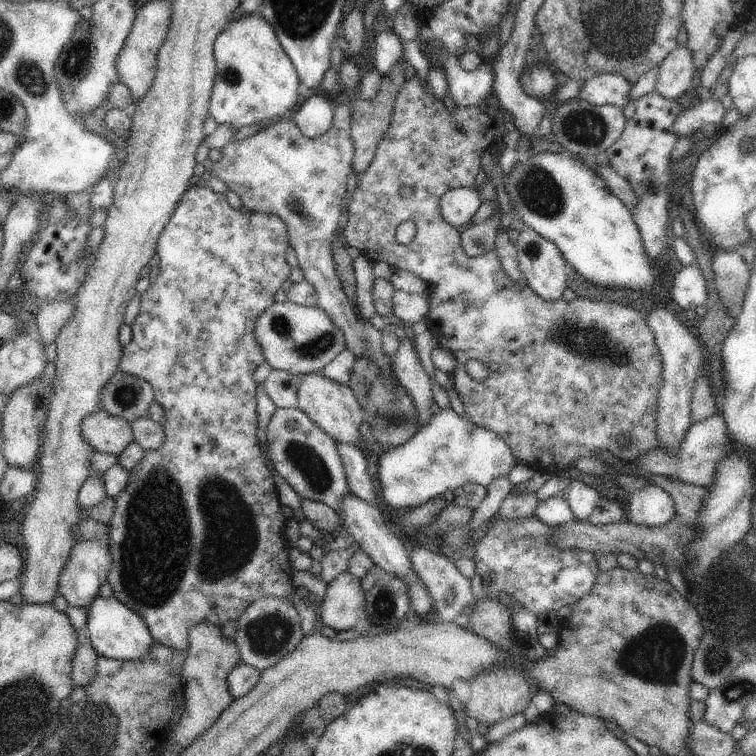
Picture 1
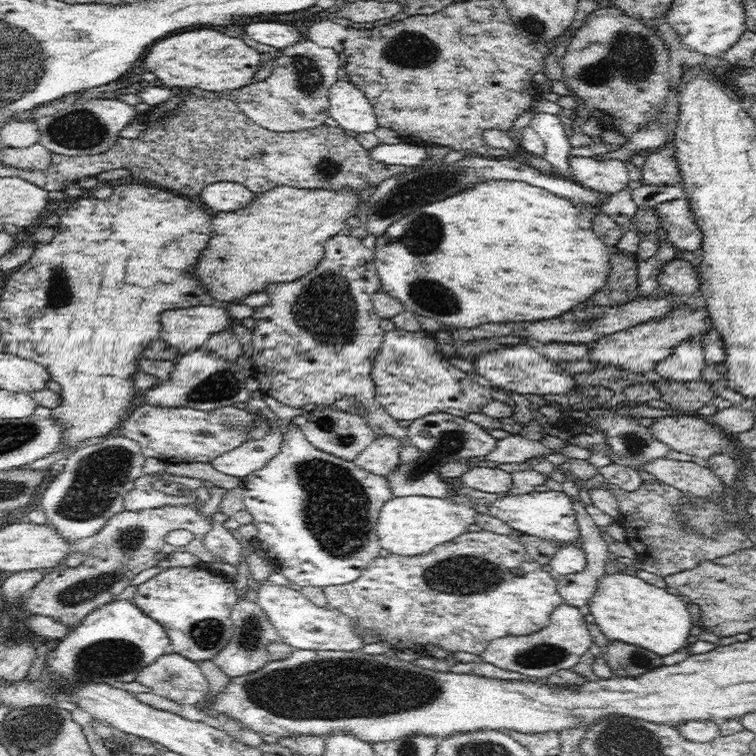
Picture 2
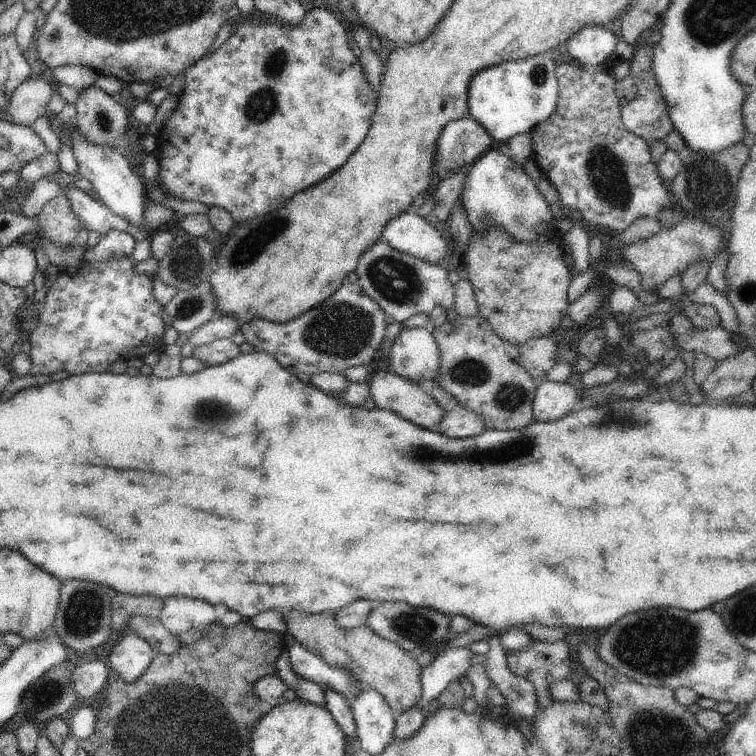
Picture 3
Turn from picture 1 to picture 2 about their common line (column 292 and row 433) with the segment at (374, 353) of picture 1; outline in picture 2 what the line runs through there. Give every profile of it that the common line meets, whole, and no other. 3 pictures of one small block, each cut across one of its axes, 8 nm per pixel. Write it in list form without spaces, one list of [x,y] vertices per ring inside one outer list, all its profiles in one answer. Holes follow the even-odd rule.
[[[145,403],[144,406],[136,408],[129,418],[123,420],[118,432],[121,436],[134,440],[141,447],[144,456],[158,458],[166,465],[210,463],[221,454],[249,442],[246,434],[254,430],[251,420],[256,417],[233,405],[204,411],[192,408],[156,407]]]

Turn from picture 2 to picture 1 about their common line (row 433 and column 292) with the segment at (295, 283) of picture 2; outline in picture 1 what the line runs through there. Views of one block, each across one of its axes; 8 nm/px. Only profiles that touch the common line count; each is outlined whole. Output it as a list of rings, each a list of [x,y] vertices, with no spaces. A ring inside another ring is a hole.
[[[272,369],[264,382],[265,389],[276,407],[297,407],[297,391],[301,378],[290,372]]]

